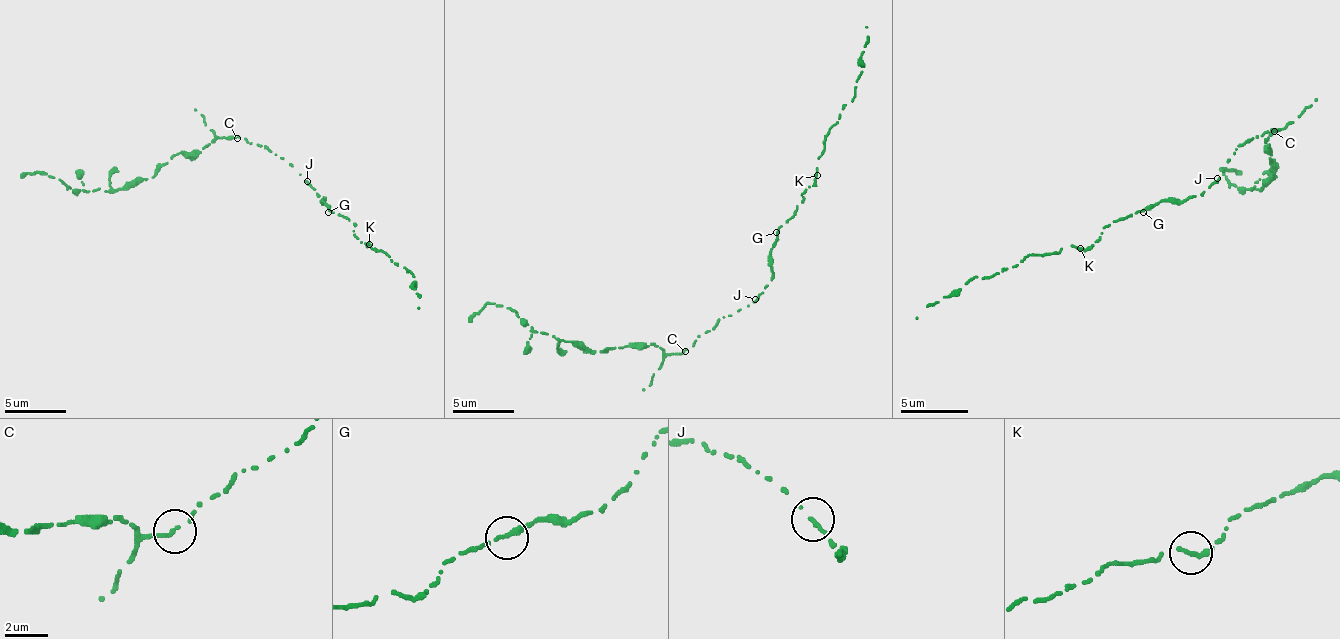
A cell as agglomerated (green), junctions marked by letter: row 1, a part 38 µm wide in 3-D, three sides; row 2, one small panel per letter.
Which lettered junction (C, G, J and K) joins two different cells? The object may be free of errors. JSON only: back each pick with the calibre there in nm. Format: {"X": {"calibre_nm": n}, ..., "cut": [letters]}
{"cut": []}

